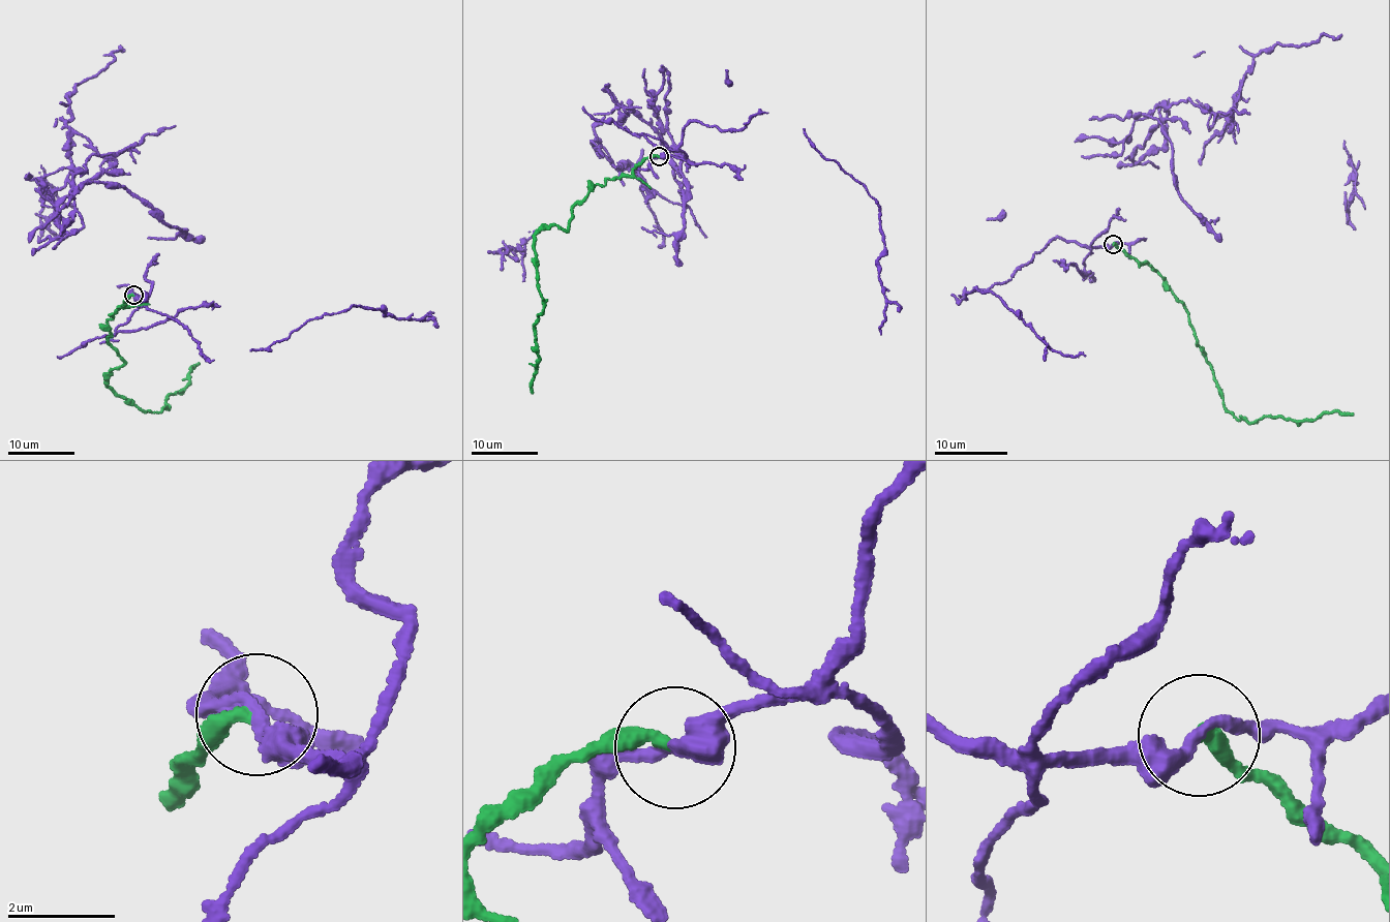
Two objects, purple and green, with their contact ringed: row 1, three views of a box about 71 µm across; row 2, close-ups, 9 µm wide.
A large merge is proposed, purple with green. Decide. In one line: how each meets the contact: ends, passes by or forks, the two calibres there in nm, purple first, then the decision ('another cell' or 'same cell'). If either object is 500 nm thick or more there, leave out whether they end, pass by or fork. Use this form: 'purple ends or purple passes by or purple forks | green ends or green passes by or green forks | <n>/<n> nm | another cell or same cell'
purple passes by | green ends | 280/240 nm | another cell

